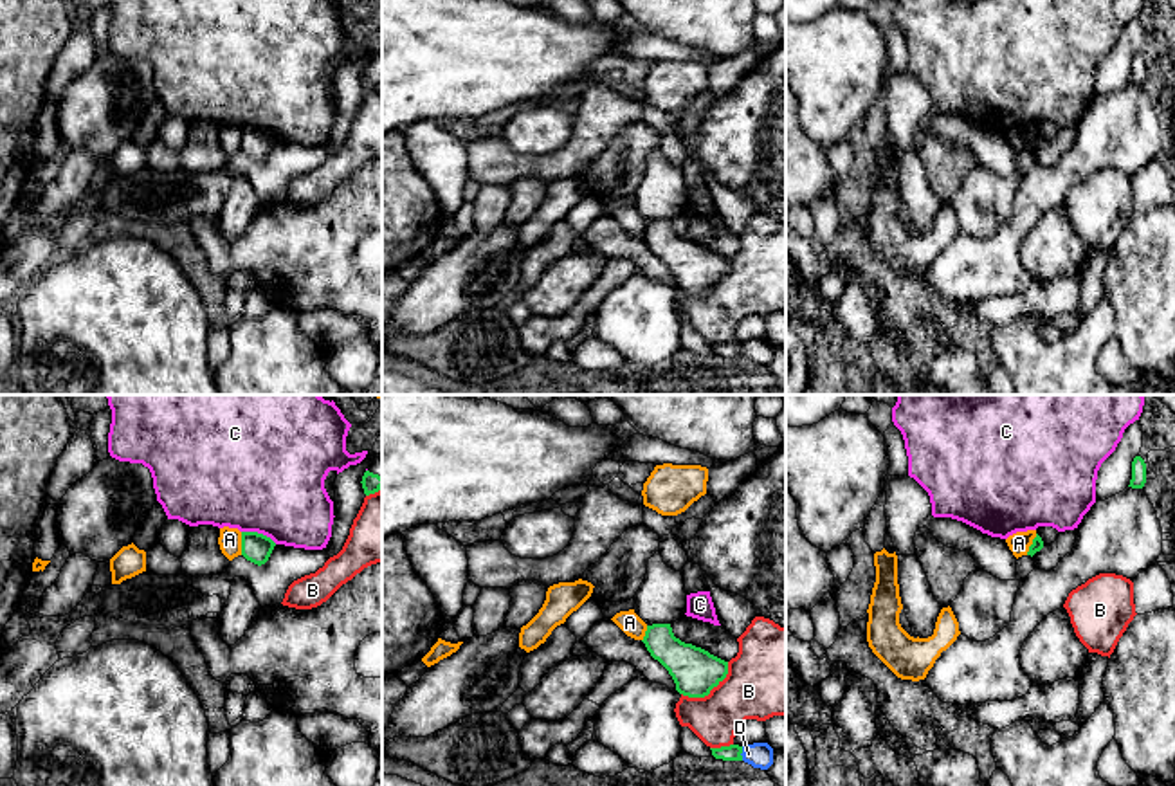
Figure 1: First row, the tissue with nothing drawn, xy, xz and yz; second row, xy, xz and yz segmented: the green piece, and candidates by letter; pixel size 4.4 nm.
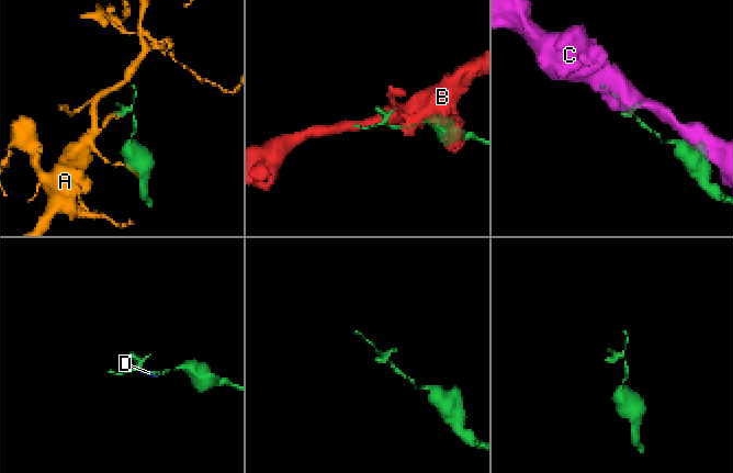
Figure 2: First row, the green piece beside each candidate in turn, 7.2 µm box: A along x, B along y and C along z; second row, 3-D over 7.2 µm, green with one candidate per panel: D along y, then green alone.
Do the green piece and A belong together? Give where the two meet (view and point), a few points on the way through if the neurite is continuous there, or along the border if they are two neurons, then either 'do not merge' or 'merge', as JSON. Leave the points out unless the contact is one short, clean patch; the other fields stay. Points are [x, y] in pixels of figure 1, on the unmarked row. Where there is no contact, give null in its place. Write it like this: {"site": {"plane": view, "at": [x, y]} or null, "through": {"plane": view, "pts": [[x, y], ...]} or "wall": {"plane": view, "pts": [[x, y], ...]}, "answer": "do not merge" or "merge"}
{"site": {"plane": "xy", "at": [242, 139]}, "wall": {"plane": "xy", "pts": [[240, 128], [242, 150]]}, "answer": "do not merge"}

